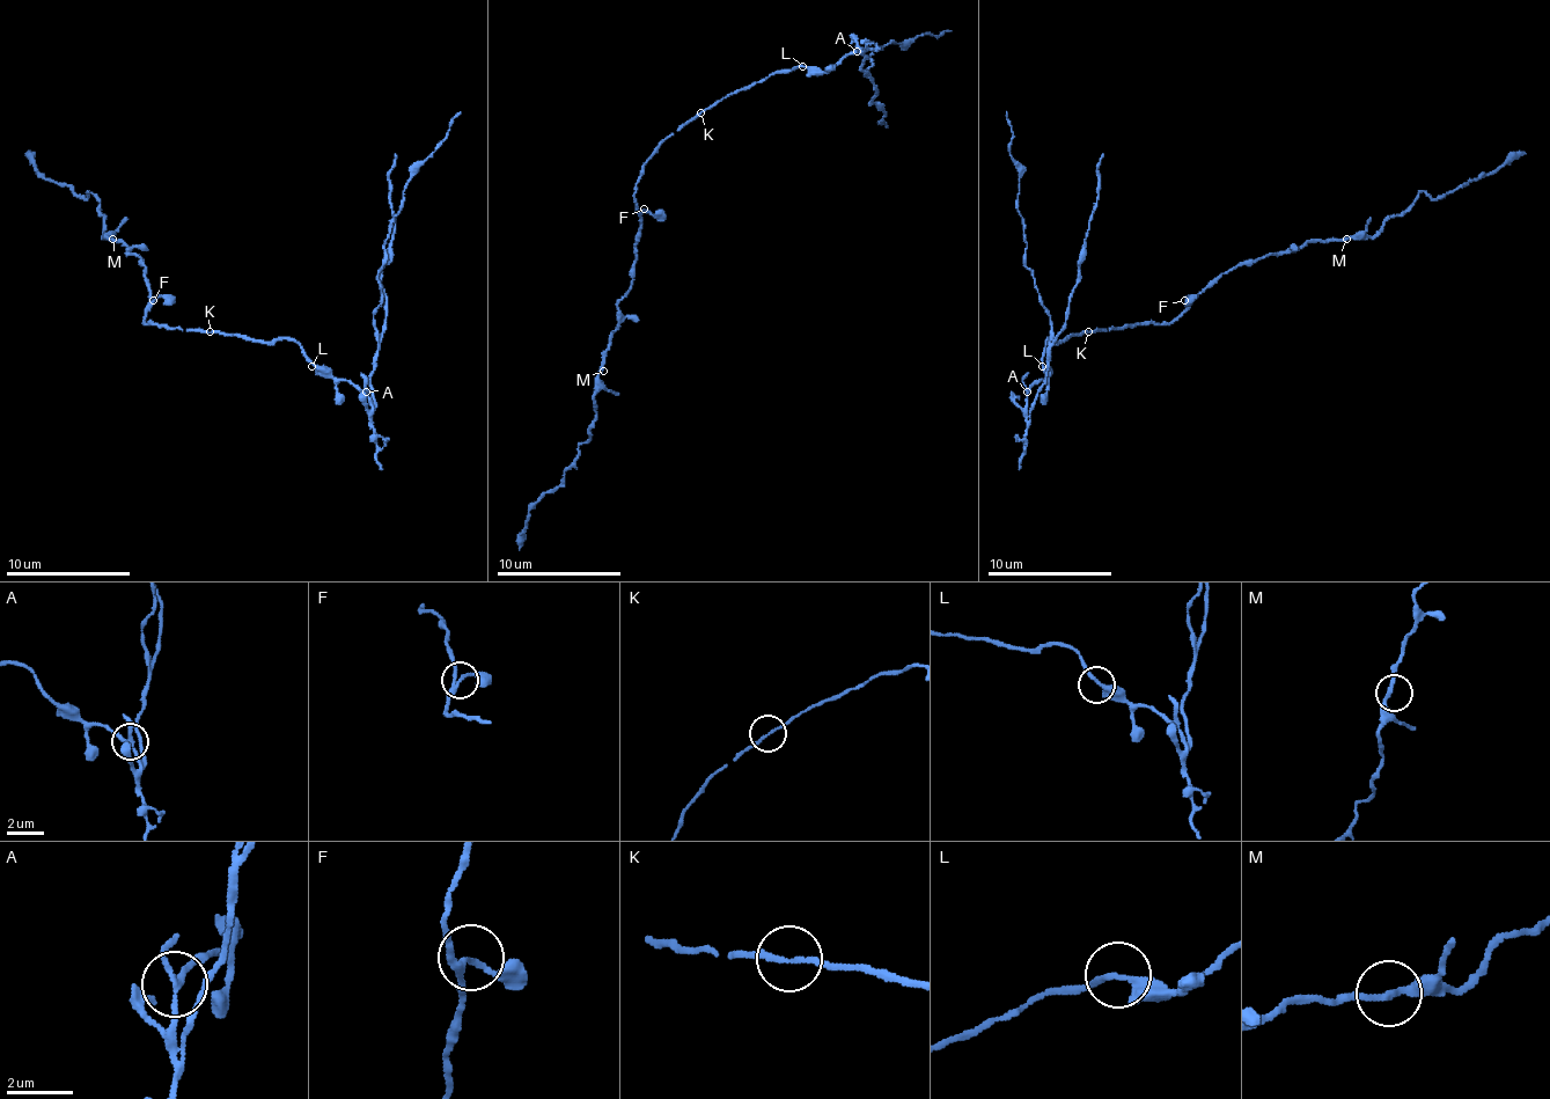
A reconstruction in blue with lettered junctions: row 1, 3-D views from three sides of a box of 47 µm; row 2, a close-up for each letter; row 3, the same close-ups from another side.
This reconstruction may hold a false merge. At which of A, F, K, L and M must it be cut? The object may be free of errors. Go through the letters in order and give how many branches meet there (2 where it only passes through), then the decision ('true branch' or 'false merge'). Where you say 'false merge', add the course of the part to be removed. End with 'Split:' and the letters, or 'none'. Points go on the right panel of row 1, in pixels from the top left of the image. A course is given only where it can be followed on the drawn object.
A: 3 branches meet; false merge; foreign part runs (1026, 390), (1029, 409), (1048, 368), (1051, 316), (1026, 266), (1016, 210), (1020, 173), (1011, 154), (1007, 110)
F: 3 branches meet; true branch
K: 2 branches meet; true branch
L: 2 branches meet; true branch
M: 2 branches meet; true branch
Split: A

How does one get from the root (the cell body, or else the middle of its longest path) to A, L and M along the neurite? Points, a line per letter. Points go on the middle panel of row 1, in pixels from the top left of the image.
A: (703, 112), (725, 96), (747, 90), (778, 72), (800, 66), (824, 72), (856, 50)
L: (703, 112), (731, 94), (747, 90), (778, 72), (802, 66)
M: (703, 112), (656, 149), (638, 181), (641, 236), (629, 293), (616, 305), (603, 371)

